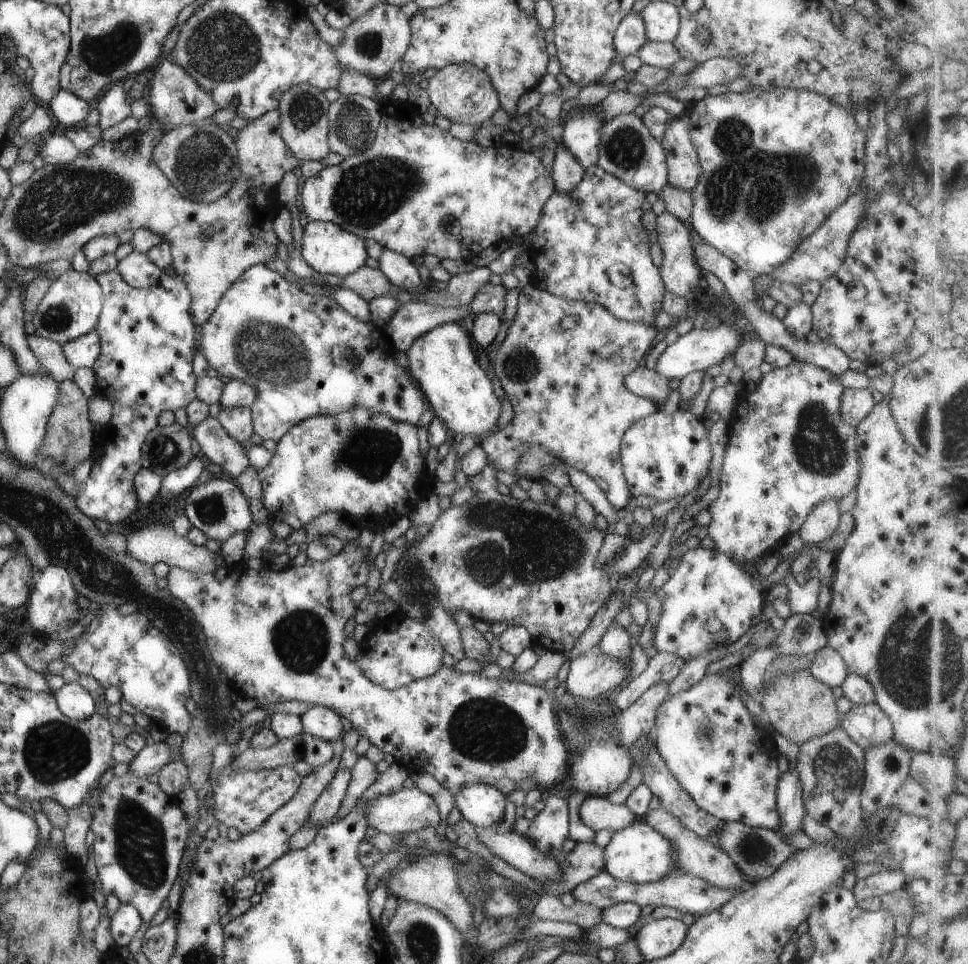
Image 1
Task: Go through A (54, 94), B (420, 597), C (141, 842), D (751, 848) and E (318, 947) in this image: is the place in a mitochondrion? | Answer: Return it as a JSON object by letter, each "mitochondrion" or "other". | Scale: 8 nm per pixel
{"A":"other","B":"mitochondrion","C":"mitochondrion","D":"mitochondrion","E":"other"}

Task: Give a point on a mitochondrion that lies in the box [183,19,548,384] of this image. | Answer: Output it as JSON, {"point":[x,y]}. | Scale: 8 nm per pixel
{"point":[367,194]}

